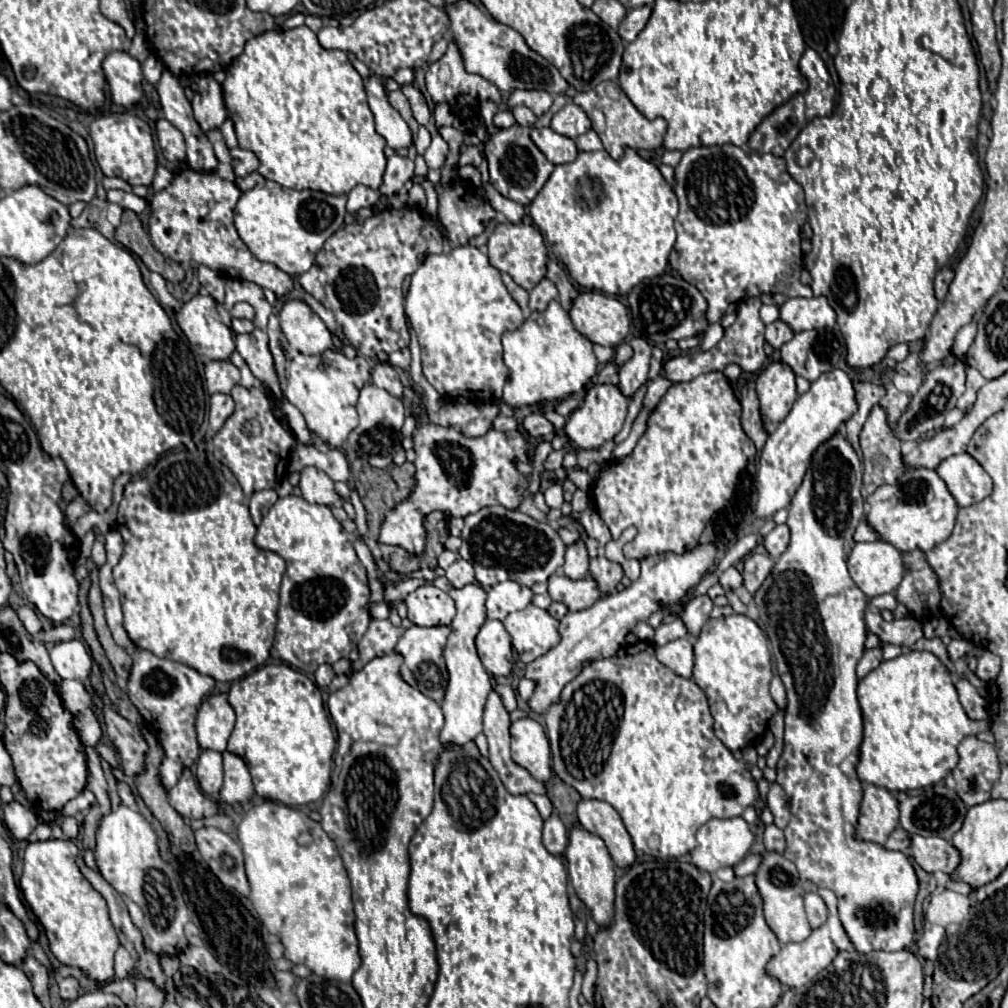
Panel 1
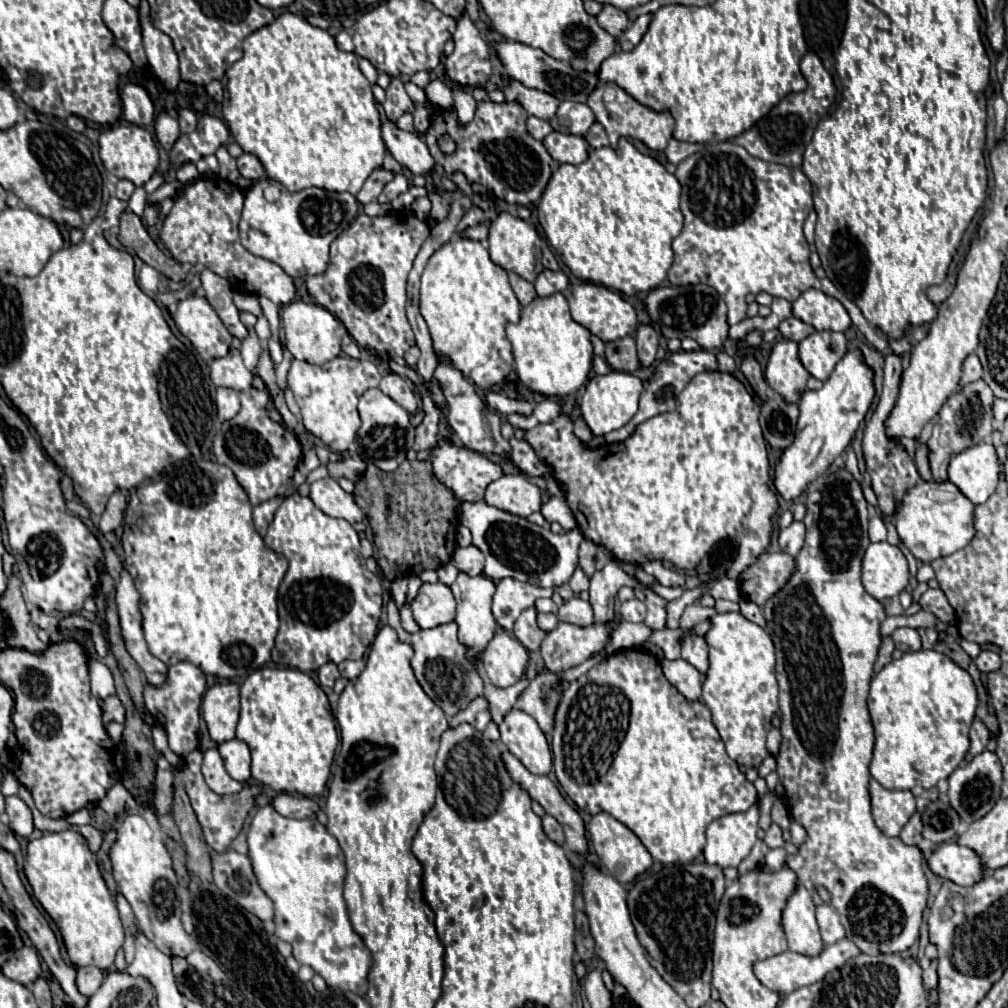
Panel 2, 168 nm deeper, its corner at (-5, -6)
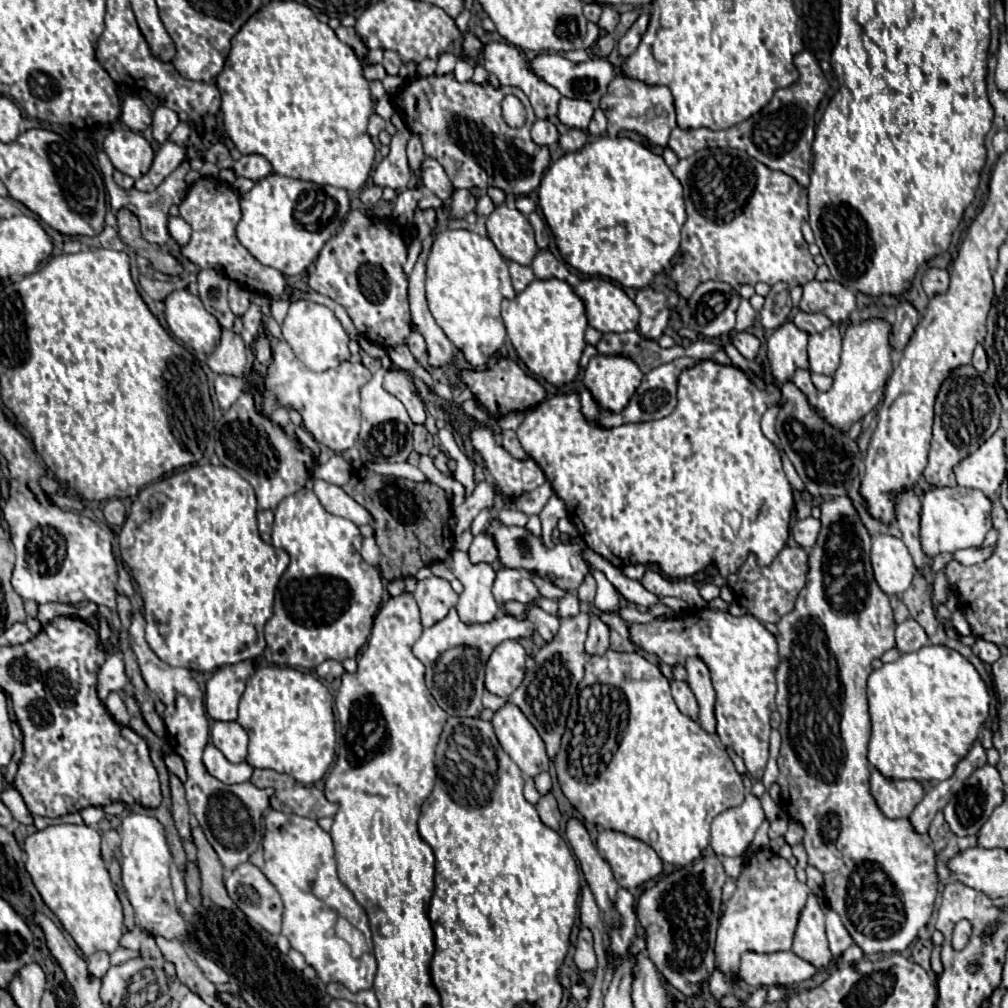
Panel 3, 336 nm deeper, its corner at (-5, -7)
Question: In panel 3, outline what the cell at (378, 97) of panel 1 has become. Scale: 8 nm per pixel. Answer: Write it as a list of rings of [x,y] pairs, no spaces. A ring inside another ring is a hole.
[[[426,158],[424,164],[422,164],[422,180],[424,180],[424,186],[428,190],[432,190],[440,200],[450,200],[452,198],[452,182],[450,178],[446,176],[444,168],[432,160],[432,158]]]

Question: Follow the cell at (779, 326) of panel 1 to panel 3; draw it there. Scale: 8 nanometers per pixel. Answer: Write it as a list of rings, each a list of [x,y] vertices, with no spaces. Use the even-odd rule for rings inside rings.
[[[800,310],[800,312],[796,312],[796,316],[794,316],[792,320],[796,322],[796,326],[798,326],[798,328],[806,330],[808,334],[816,334],[816,332],[826,330],[828,326],[832,326],[832,324],[834,324],[828,316],[824,316],[824,314],[820,314],[820,312],[808,314],[808,312],[802,312],[802,310]]]

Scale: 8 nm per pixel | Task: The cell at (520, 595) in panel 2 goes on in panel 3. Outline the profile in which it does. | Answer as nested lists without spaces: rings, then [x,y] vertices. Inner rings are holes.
[[[500,568],[496,572],[496,580],[492,586],[494,598],[498,604],[508,600],[518,600],[522,604],[532,604],[538,598],[538,590],[530,580],[526,570],[516,568]]]

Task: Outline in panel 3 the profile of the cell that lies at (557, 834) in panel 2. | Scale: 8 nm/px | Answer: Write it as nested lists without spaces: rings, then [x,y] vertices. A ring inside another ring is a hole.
[[[548,792],[544,796],[540,796],[538,804],[536,804],[536,810],[542,818],[542,822],[554,830],[558,830],[558,824],[560,824],[560,812],[558,812],[558,804],[556,804],[556,798]]]

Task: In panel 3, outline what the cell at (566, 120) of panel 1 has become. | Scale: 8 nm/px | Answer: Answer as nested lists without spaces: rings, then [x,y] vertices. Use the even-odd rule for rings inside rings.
[[[562,98],[558,106],[558,118],[570,126],[570,128],[580,128],[586,130],[588,122],[592,120],[592,104],[584,100],[572,100],[572,98]]]

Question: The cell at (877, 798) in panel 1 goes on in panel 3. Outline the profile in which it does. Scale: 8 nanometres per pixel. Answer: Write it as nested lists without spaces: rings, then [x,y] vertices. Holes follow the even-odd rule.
[[[872,768],[870,790],[880,810],[888,818],[908,818],[916,808],[916,802],[924,796],[924,788],[916,780],[892,780]]]

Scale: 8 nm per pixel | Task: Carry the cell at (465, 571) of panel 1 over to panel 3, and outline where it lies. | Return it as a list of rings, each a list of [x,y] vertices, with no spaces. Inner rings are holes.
[[[480,532],[474,538],[468,554],[470,554],[472,562],[488,562],[488,564],[492,564],[498,558],[498,548],[496,548],[494,538],[488,532]]]

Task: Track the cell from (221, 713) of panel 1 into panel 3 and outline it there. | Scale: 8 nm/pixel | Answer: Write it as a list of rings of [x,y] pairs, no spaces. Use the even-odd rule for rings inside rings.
[[[254,660],[220,666],[206,684],[206,710],[212,720],[236,720],[238,702],[246,680],[254,672]]]

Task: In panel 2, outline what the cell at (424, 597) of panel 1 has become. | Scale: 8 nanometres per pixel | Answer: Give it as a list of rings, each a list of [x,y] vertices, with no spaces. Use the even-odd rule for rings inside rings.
[[[422,583],[416,599],[412,601],[412,613],[420,629],[432,629],[454,621],[456,601],[452,591],[442,583]]]

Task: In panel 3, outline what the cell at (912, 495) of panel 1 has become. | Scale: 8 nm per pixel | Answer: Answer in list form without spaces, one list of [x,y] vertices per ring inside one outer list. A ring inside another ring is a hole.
[[[932,488],[922,500],[922,520],[920,520],[920,542],[928,556],[940,552],[954,552],[960,548],[980,546],[984,536],[992,528],[992,500],[974,488]]]

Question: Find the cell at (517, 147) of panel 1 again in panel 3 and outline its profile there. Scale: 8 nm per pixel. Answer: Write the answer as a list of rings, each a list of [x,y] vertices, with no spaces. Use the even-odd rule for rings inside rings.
[[[444,74],[444,76],[414,76],[414,78],[406,78],[404,86],[392,96],[394,102],[394,110],[400,112],[400,116],[404,118],[404,124],[408,126],[408,130],[416,136],[420,136],[420,142],[424,146],[424,154],[428,158],[436,158],[454,188],[488,188],[488,186],[496,186],[502,188],[506,194],[514,194],[514,196],[528,196],[530,192],[534,192],[540,186],[542,174],[546,172],[546,168],[550,166],[550,152],[544,146],[538,146],[532,142],[530,138],[530,128],[536,122],[534,110],[526,98],[526,94],[520,88],[514,86],[500,86],[494,88],[492,84],[474,84],[472,80],[468,82],[458,82],[454,78],[454,74]],[[506,94],[514,94],[522,100],[522,104],[526,106],[528,118],[526,124],[522,128],[510,128],[504,118],[502,118],[502,108],[500,102]]]

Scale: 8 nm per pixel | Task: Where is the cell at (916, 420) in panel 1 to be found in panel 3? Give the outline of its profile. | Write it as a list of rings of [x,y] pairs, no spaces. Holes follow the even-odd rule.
[[[978,344],[974,350],[974,358],[972,358],[972,366],[976,366],[976,370],[986,370],[988,368],[988,358],[984,352],[984,346]]]

